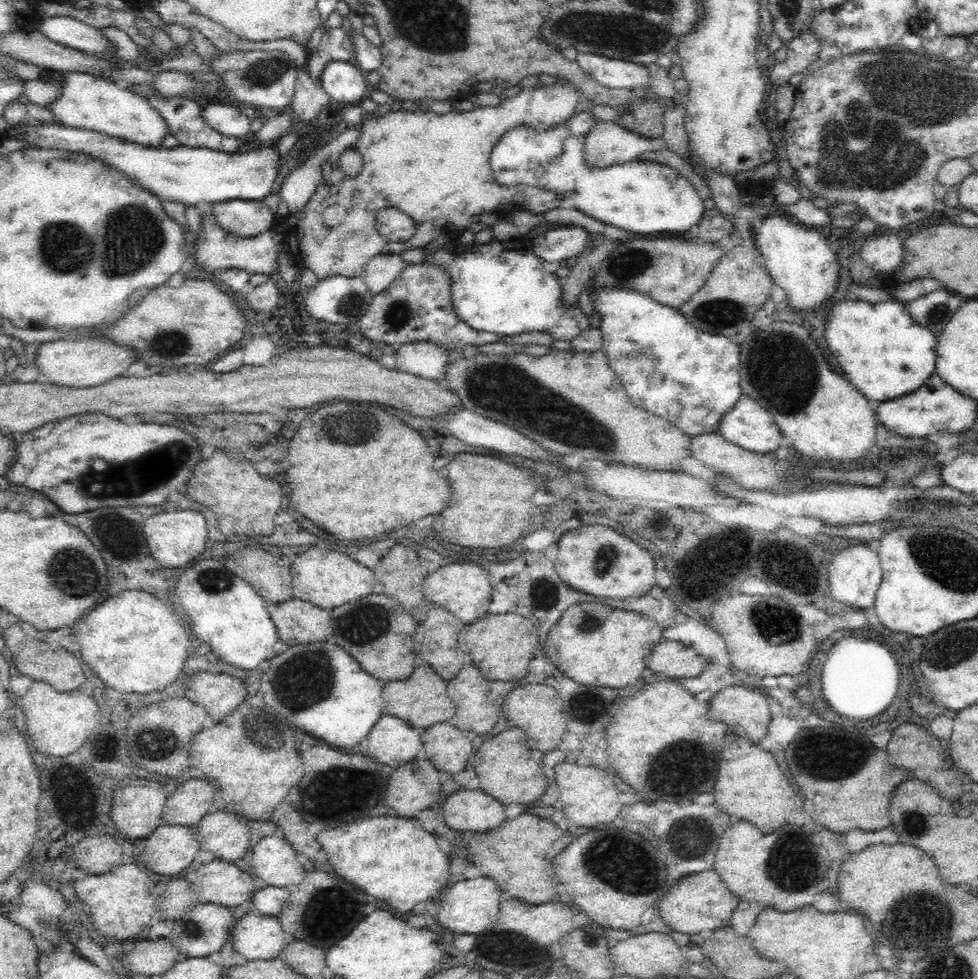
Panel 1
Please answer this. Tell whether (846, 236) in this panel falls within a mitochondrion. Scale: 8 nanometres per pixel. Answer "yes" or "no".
no

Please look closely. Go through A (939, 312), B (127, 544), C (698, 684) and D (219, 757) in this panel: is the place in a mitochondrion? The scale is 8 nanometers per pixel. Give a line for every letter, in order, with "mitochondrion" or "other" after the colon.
A: mitochondrion
B: other
C: other
D: other

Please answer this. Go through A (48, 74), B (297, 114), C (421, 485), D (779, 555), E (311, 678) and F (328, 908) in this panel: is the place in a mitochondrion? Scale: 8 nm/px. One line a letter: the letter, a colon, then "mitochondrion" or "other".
A: other
B: other
C: other
D: other
E: mitochondrion
F: mitochondrion

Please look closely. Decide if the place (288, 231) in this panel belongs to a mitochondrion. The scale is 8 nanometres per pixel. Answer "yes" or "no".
no

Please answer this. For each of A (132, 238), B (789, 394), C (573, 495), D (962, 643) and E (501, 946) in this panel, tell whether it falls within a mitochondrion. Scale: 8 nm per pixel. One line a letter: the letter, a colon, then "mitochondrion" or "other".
A: mitochondrion
B: mitochondrion
C: other
D: mitochondrion
E: mitochondrion

